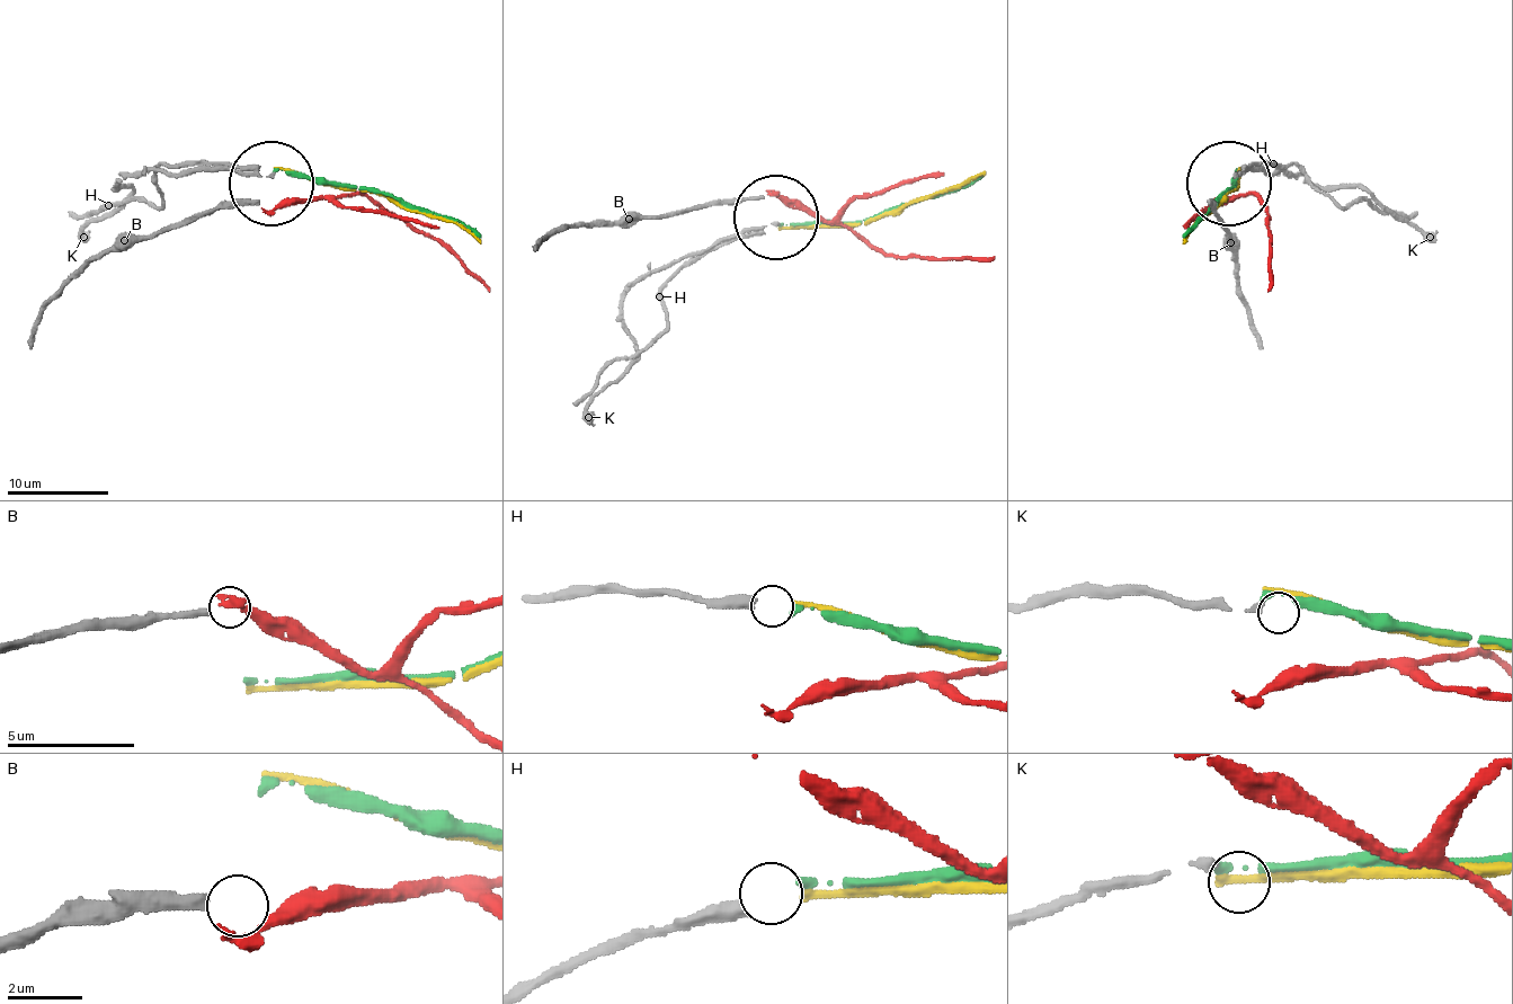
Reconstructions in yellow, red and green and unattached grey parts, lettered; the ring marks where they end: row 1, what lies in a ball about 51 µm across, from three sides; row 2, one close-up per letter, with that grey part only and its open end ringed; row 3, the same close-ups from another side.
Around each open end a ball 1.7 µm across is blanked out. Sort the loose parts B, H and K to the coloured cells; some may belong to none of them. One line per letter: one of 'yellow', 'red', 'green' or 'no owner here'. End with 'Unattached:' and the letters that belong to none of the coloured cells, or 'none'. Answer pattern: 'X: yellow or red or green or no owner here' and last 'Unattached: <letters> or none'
B: no owner here
H: yellow
K: no owner here
Unattached: B, K

